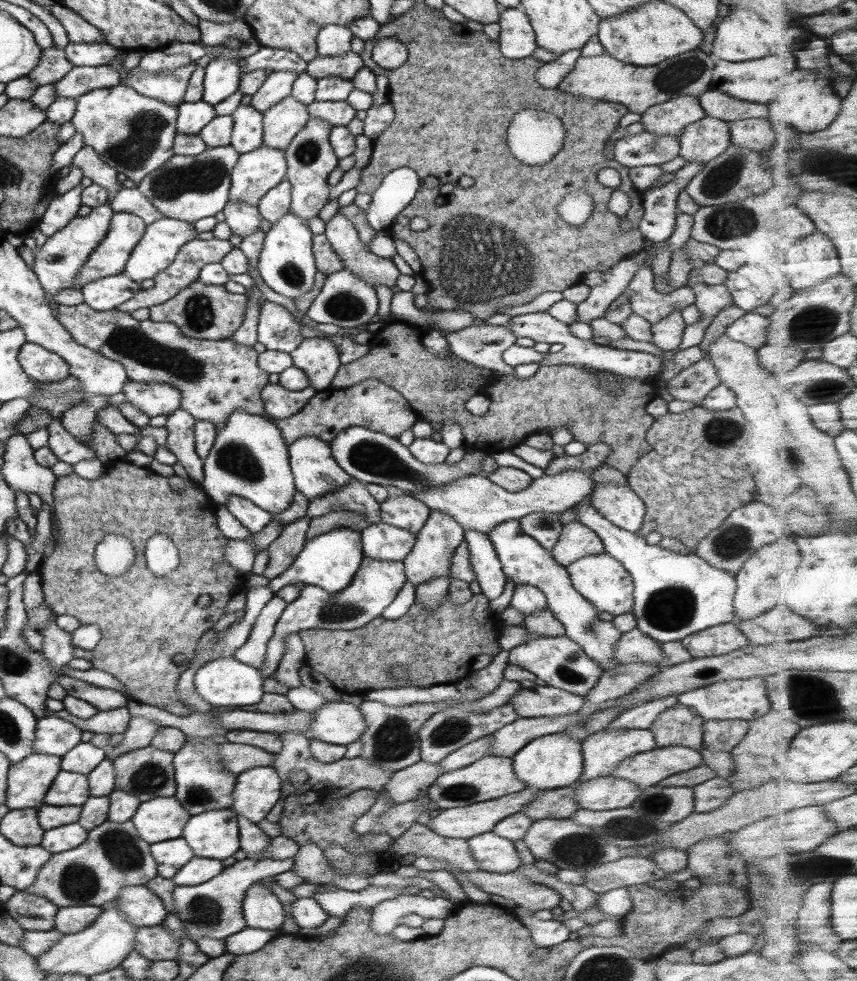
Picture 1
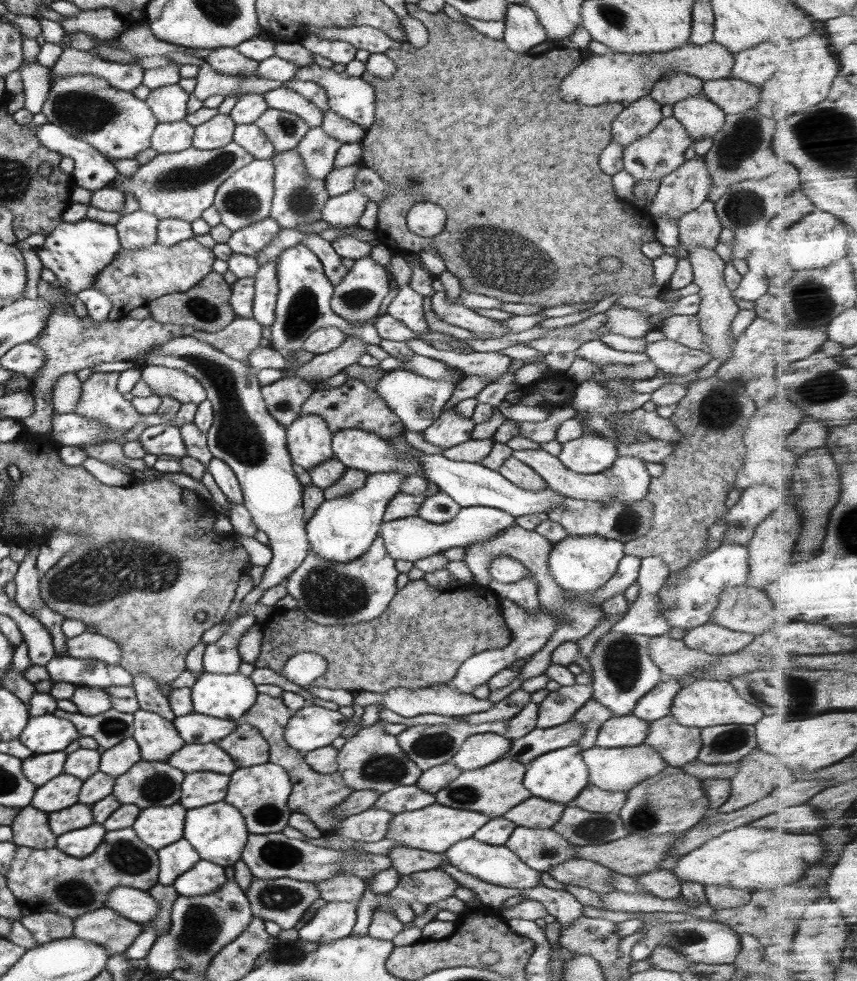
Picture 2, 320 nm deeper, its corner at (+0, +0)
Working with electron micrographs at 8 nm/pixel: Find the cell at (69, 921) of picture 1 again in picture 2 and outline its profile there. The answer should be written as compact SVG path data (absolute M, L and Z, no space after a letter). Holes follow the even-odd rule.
M106 906L73 919L73 936L102 945L109 956L125 954L144 925L124 918Z

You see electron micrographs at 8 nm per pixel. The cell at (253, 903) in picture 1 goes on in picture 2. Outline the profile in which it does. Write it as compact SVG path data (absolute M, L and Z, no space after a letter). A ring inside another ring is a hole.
M286 877L270 878L268 880L255 878L245 893L253 912L252 916L264 922L272 921L278 926L279 930L294 928L300 918L304 916L308 907L312 906L321 897L318 887L313 882L304 882Z

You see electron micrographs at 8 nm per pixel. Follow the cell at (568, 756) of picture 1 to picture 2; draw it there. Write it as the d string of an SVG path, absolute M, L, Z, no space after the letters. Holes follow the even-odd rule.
M576 744L566 748L550 750L537 756L528 765L523 778L523 785L536 797L568 805L589 783L588 767L582 760L582 751Z

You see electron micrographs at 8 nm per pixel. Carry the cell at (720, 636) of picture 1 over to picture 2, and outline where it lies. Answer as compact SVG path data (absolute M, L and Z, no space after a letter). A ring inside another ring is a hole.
M708 622L688 630L683 641L694 650L713 655L726 655L742 650L754 640L754 637L752 634L729 630Z

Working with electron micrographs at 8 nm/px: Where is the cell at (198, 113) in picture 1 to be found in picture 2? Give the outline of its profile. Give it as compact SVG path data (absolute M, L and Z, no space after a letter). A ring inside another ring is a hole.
M186 118L176 123L159 123L152 134L150 147L157 153L180 152L192 147L195 128Z

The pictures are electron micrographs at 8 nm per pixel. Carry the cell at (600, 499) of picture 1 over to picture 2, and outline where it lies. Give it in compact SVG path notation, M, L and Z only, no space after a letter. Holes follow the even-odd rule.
M542 448L513 450L511 456L531 466L544 478L547 486L554 490L554 492L575 499L603 503L612 501L633 503L647 496L649 485L651 484L651 476L644 465L645 462L641 458L629 456L617 457L613 465L606 471L599 472L598 474L578 474L566 468L558 460L557 456L546 452Z

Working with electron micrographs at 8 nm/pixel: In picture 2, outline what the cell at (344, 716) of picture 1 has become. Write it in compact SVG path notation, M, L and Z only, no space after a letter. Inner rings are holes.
M308 706L302 707L300 710L297 710L287 722L286 730L284 731L284 738L286 742L297 751L308 752L317 748L322 748L323 746L328 746L335 739L340 737L340 733L348 726L353 726L354 723L340 711L334 711L326 709L320 706Z

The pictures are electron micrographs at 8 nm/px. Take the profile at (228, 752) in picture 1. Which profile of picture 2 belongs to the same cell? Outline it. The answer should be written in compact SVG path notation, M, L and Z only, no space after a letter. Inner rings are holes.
M217 743L188 744L170 755L167 763L185 774L198 771L231 775L237 769L234 759Z

